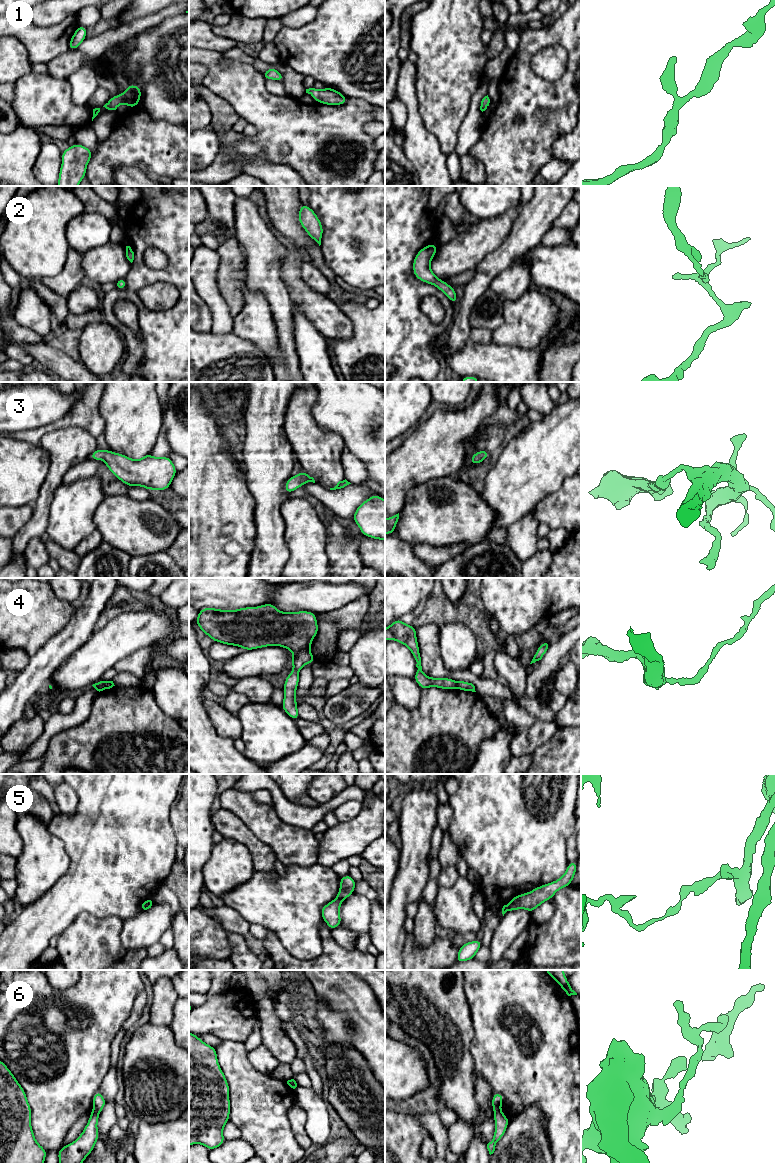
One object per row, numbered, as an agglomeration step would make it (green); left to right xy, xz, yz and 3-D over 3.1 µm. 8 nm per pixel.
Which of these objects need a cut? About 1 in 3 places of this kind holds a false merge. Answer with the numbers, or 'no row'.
4, 5, 6

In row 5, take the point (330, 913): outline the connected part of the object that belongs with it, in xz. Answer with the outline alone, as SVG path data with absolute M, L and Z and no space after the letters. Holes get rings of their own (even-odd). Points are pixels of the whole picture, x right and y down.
M336 897L321 909L323 921L328 924L330 930L335 929L342 924L339 913L342 902L342 899Z

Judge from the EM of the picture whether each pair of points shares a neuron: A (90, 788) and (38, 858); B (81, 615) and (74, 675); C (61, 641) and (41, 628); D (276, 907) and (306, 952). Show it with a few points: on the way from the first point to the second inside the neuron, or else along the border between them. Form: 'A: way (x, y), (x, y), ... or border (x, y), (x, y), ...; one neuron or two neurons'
A: border (47, 824), (47, 829), (62, 841), (68, 855); two neurons
B: border (93, 631), (60, 664); two neurons
C: border (70, 620), (36, 652); two neurons
D: way (287, 918), (298, 929), (304, 941); one neuron

